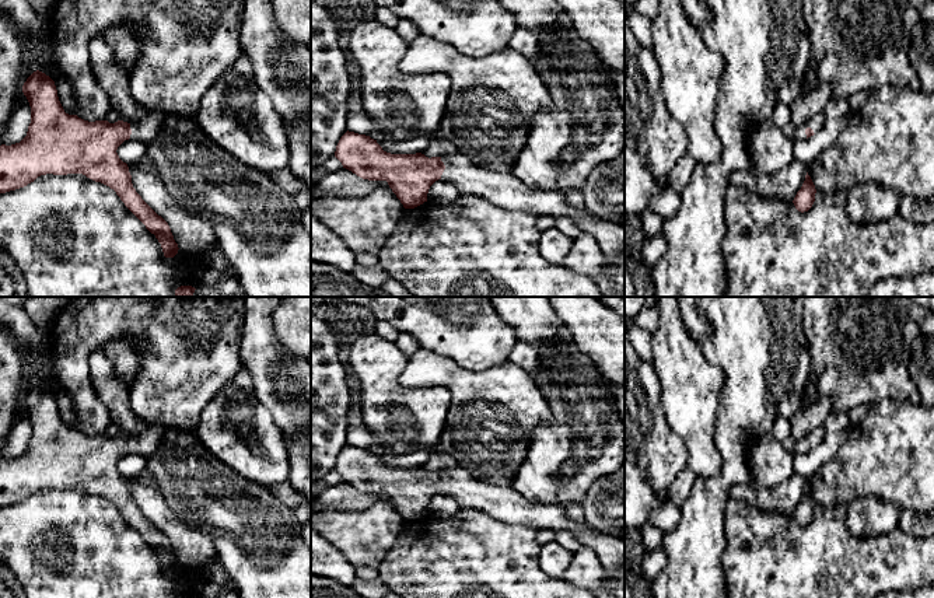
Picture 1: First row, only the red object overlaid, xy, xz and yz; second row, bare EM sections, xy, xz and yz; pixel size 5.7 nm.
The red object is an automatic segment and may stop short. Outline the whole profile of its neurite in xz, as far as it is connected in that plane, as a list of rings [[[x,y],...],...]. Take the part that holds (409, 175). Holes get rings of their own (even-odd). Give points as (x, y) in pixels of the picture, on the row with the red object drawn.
[[[349,130],[340,137],[336,146],[335,157],[342,162],[343,168],[351,171],[363,179],[386,181],[405,209],[414,209],[427,202],[430,186],[435,181],[444,179],[452,182],[459,193],[482,196],[501,209],[531,211],[538,216],[571,217],[580,227],[581,232],[588,232],[598,241],[605,258],[604,269],[595,279],[602,295],[625,297],[625,224],[611,223],[588,211],[581,211],[571,206],[566,196],[559,192],[532,190],[527,188],[513,172],[501,174],[483,169],[461,153],[431,158],[421,153],[391,154],[384,151],[377,140],[370,136]]]

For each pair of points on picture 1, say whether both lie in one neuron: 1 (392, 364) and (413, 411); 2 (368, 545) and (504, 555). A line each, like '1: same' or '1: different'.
1: same
2: different

